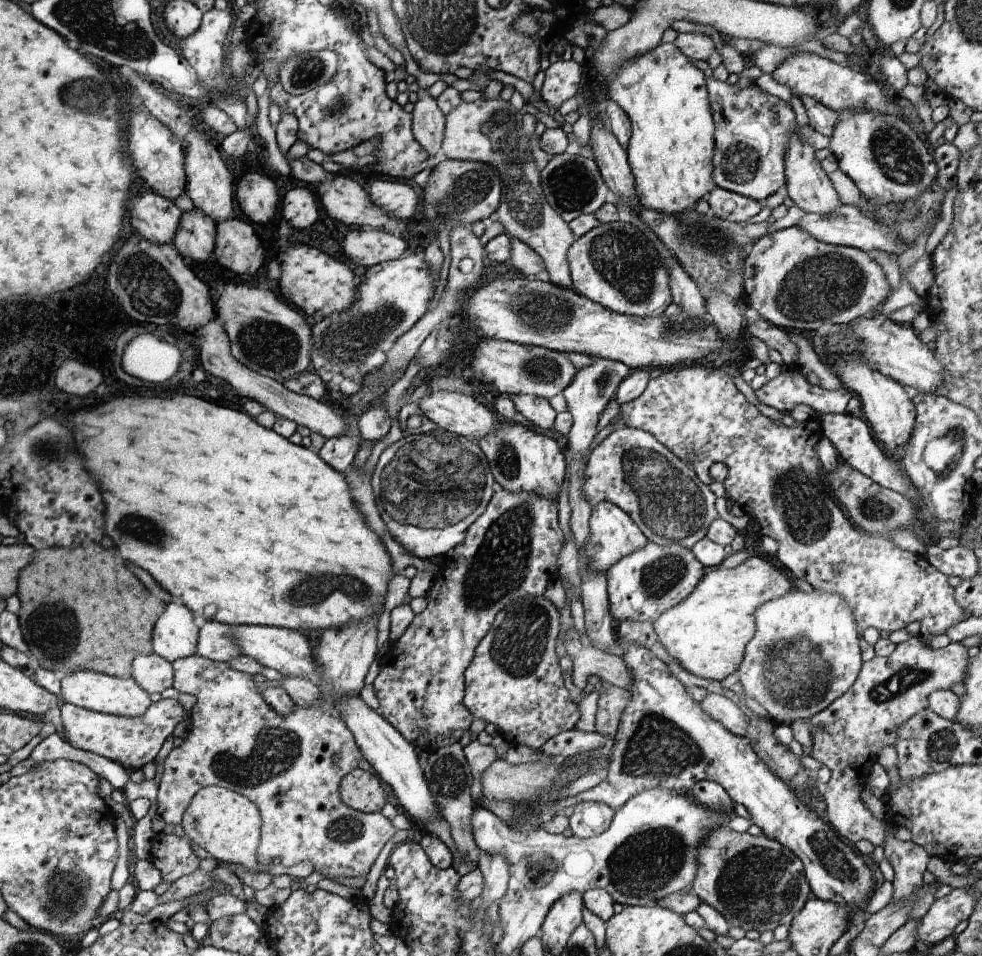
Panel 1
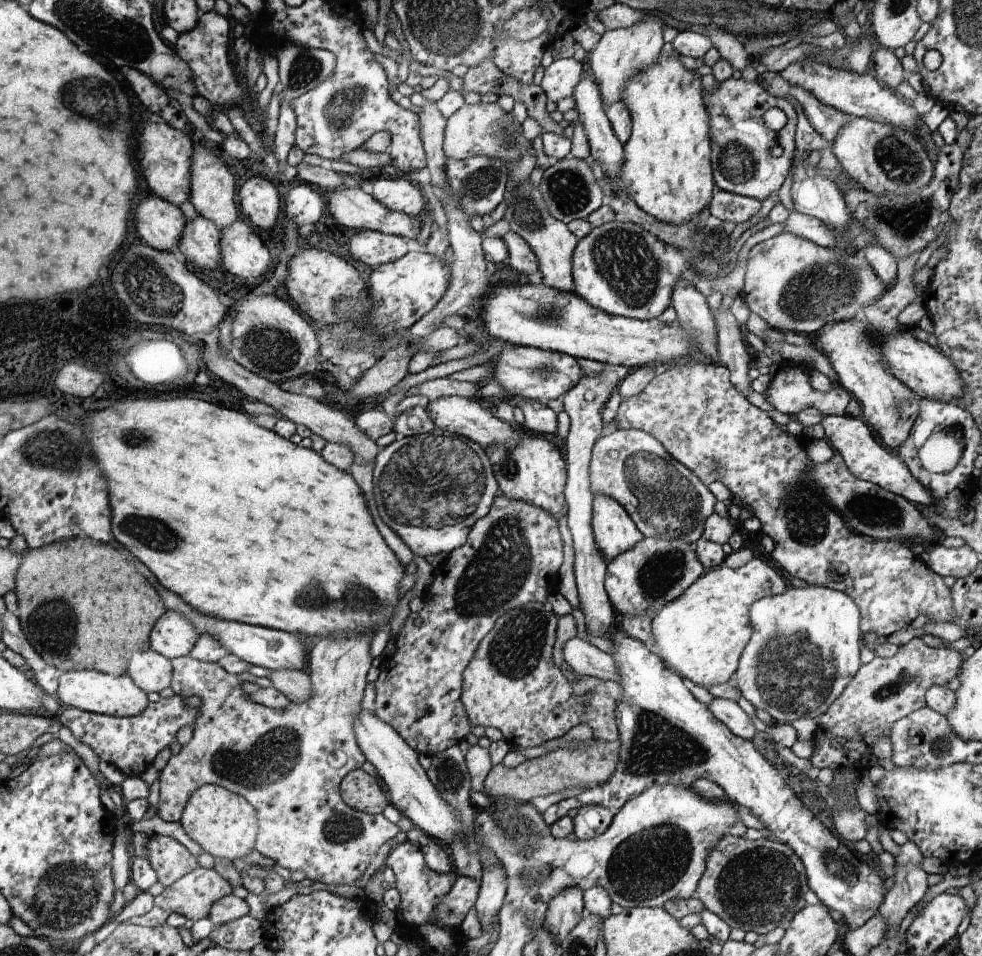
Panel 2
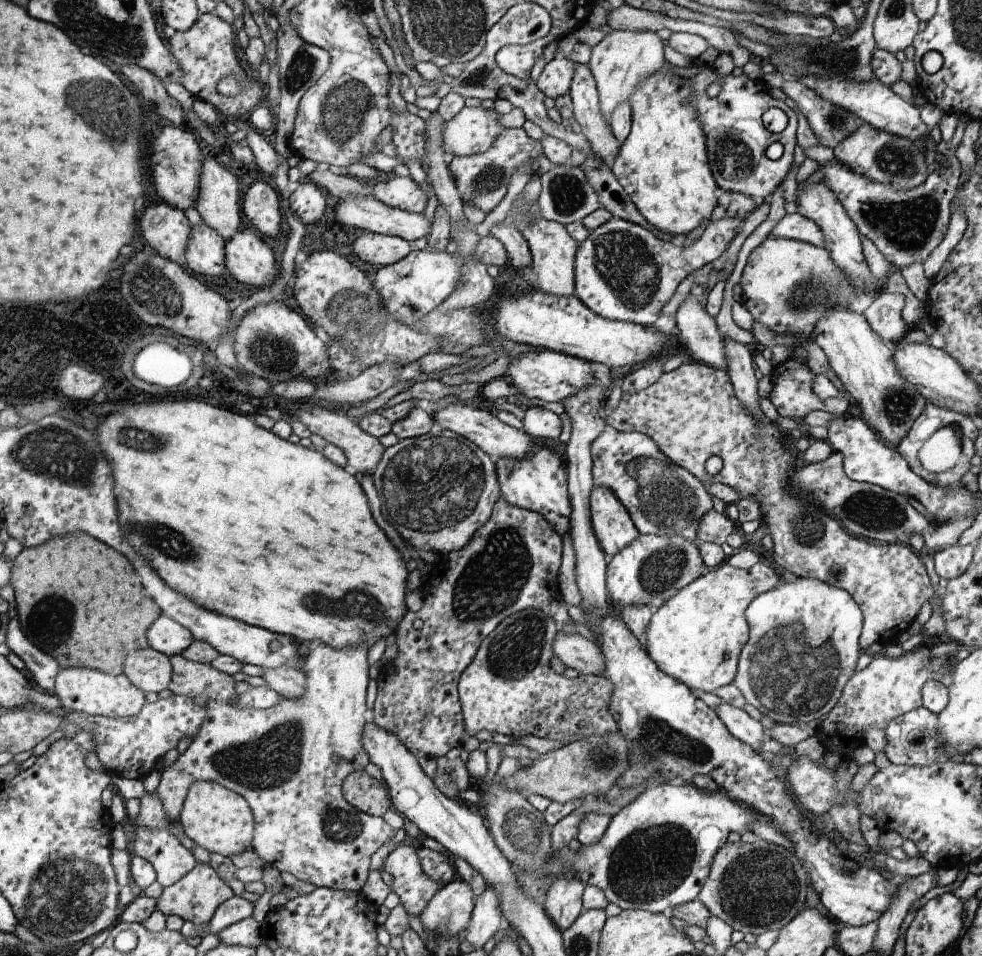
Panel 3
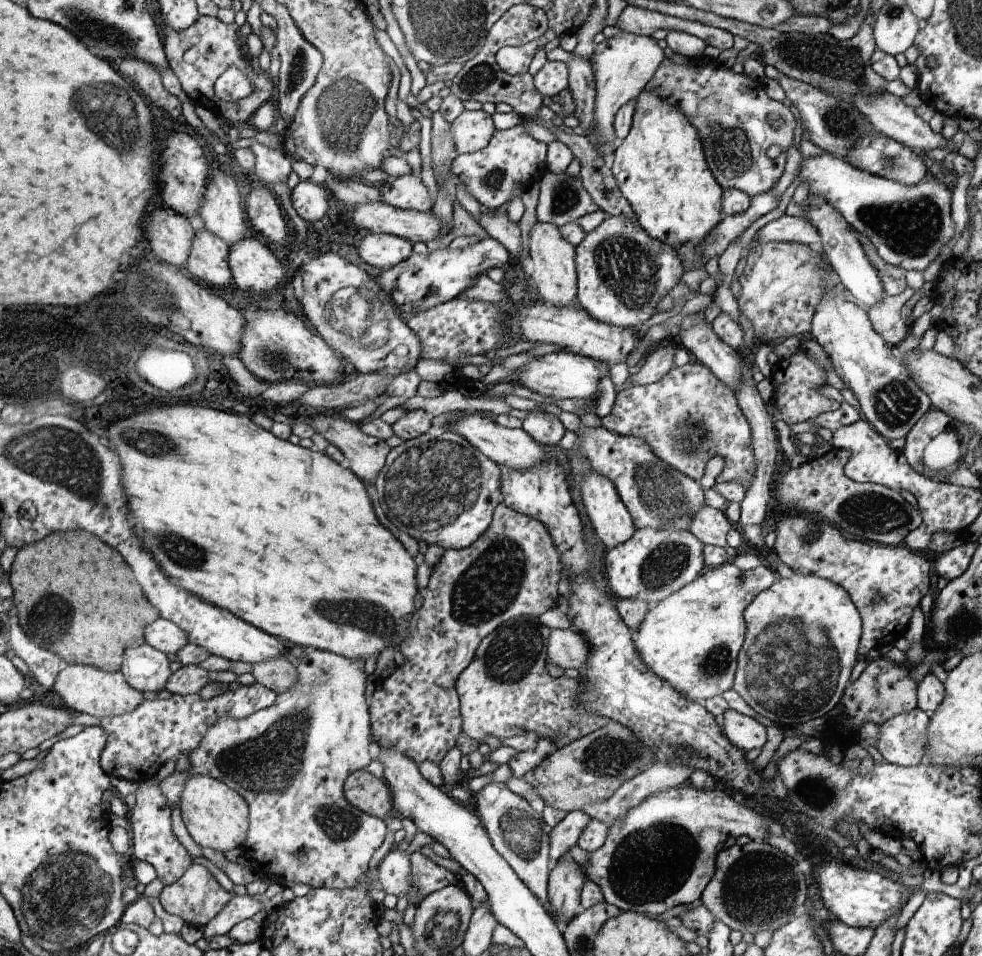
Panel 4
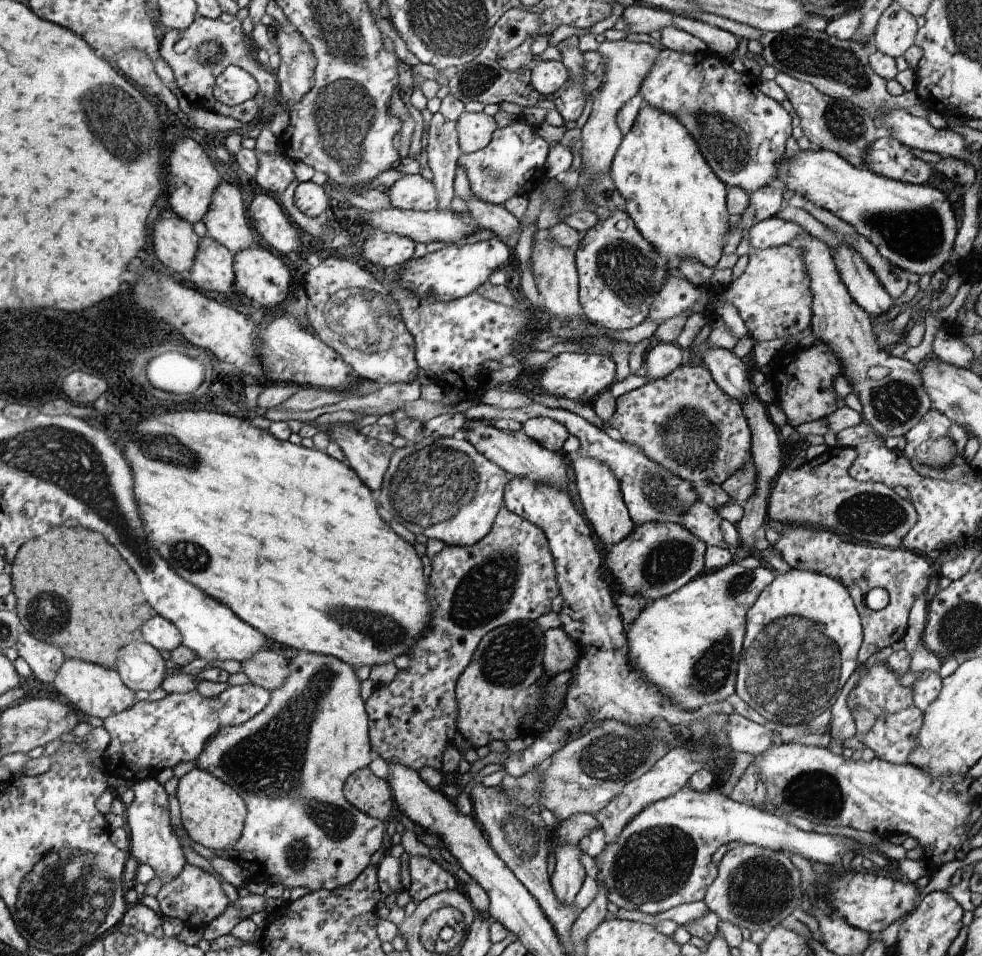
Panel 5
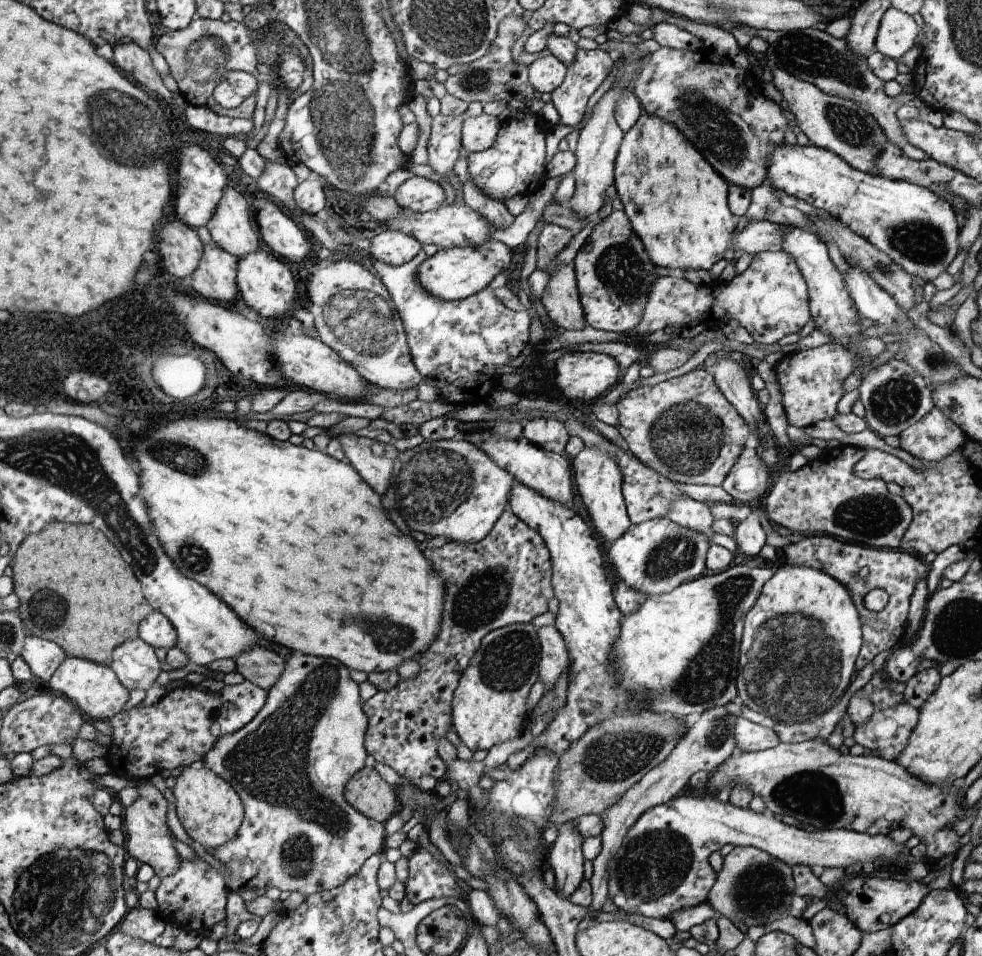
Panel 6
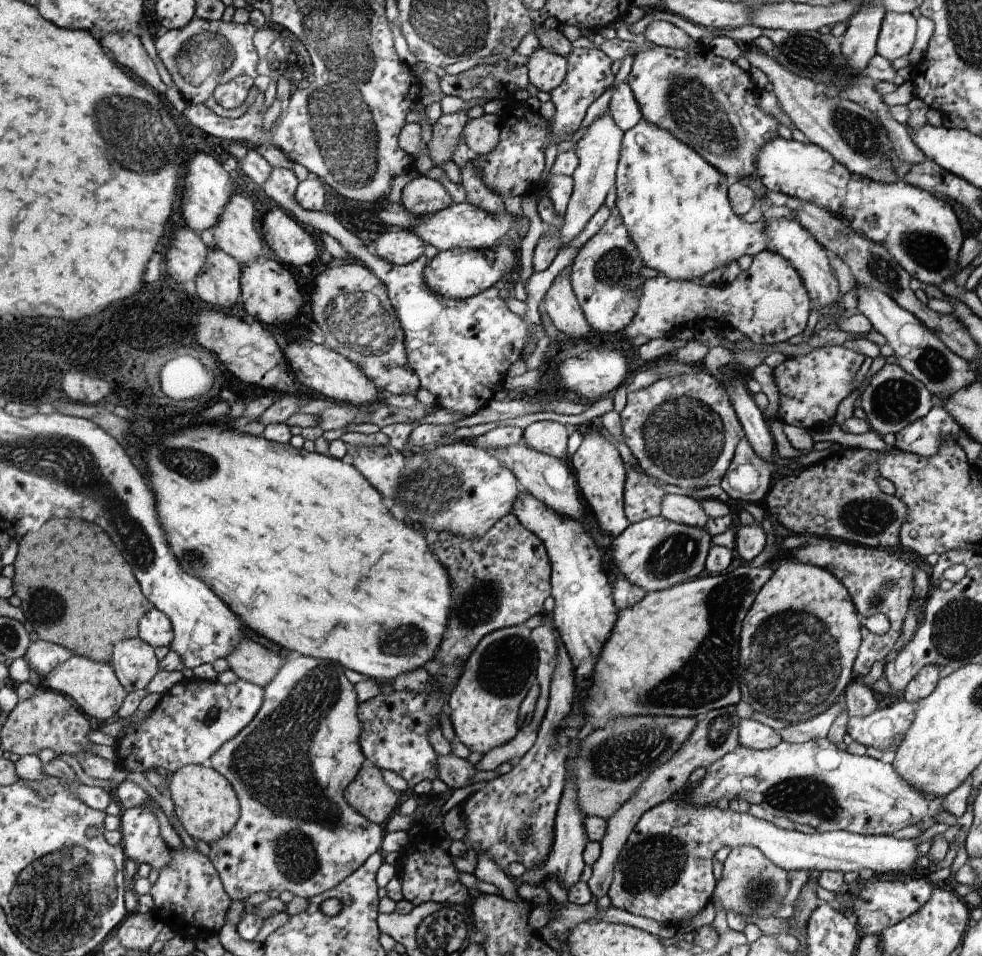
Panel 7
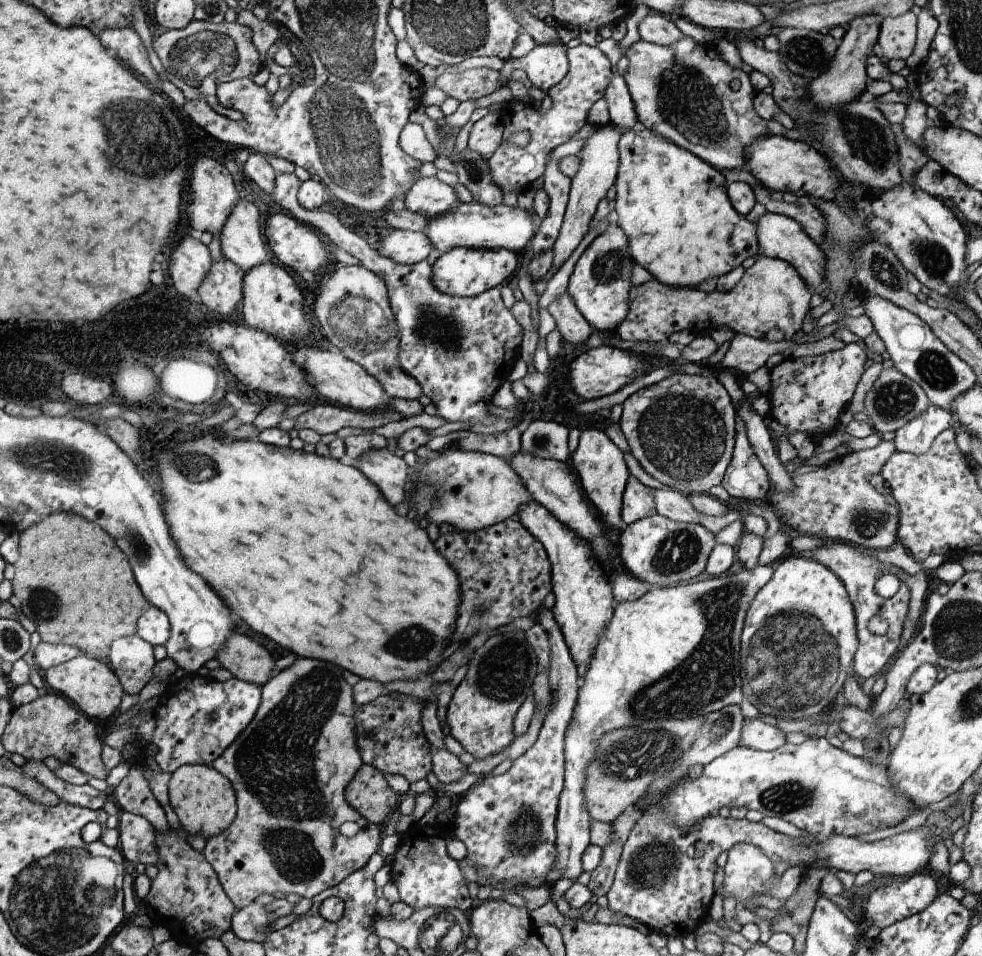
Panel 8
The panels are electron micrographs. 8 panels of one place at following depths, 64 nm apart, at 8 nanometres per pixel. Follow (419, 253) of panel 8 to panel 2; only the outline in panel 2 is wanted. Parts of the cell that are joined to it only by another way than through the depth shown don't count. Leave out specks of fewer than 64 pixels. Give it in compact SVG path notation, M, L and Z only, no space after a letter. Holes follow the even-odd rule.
M364 229L349 238L348 250L354 260L368 266L380 266L397 261L408 253L407 239Z

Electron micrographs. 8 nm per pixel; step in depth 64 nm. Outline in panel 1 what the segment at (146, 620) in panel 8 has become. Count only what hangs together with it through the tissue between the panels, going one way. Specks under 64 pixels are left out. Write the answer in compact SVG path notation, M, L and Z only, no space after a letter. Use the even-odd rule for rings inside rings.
M182 602L170 603L154 629L153 647L156 654L171 663L197 654L200 644L200 622Z

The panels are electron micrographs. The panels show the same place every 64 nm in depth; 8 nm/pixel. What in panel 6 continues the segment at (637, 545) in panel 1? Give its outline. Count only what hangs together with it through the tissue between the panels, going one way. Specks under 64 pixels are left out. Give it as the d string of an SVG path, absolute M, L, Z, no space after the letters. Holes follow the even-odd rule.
M584 447L574 456L573 465L578 494L592 518L596 532L610 543L617 541L632 524L623 494L623 474L618 462L609 453Z

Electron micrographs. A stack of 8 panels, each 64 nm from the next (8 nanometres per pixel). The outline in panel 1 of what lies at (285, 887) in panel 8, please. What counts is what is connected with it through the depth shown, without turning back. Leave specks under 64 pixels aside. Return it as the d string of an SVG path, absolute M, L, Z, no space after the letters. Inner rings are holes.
M376 613L359 621L350 621L340 627L330 627L322 634L318 653L318 664L322 670L321 692L325 702L314 707L295 708L290 714L278 714L266 702L252 675L236 670L225 662L216 662L200 655L192 655L173 662L176 672L173 687L178 692L196 696L196 703L188 716L191 728L183 745L174 747L164 760L164 772L157 788L157 814L168 824L180 824L184 811L194 795L210 785L246 795L261 811L264 828L261 830L260 848L257 849L258 868L253 872L270 869L272 860L280 858L284 866L294 866L309 860L316 871L328 878L358 878L367 876L382 848L388 844L395 832L391 820L382 813L363 813L342 802L340 782L345 774L356 769L364 758L353 731L344 722L340 708L342 697L360 695L364 676L376 658L378 628L376 622L381 615Z

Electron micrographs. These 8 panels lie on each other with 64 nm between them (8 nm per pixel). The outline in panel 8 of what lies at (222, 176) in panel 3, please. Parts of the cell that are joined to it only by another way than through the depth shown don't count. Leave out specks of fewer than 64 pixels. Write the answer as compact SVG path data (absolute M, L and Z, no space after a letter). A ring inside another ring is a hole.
M242 199L228 218L221 232L221 251L243 271L266 262L266 242L260 234L260 212L256 204Z

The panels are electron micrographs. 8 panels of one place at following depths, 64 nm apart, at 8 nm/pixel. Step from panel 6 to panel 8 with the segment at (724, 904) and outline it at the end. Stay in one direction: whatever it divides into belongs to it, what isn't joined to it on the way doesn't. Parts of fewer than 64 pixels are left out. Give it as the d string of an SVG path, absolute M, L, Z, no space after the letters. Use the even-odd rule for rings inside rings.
M738 843L728 851L724 867L723 898L734 896L737 906L747 903L756 894L770 895L781 878L765 852L750 843Z

